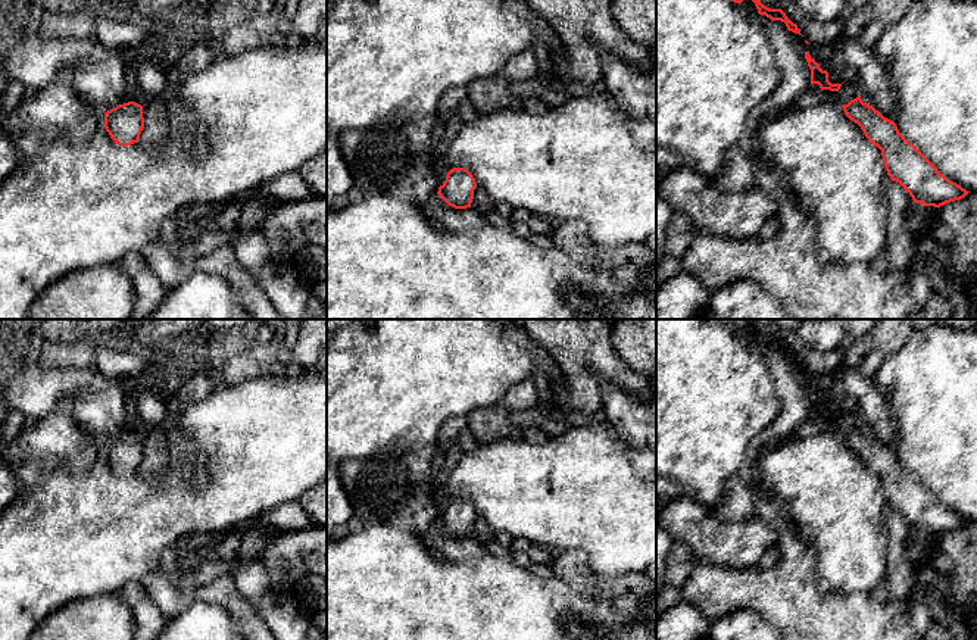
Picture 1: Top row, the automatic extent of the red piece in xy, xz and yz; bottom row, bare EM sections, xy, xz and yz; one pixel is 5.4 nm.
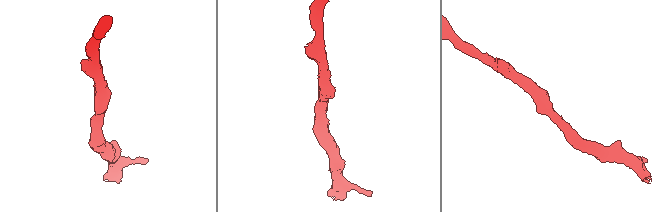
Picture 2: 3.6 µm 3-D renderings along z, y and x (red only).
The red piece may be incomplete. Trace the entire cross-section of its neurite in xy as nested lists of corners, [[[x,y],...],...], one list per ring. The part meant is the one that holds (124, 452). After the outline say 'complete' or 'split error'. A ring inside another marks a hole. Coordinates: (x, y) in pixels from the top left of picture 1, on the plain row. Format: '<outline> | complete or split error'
[[[128,431],[107,440],[104,443],[104,458],[119,475],[138,472],[144,458],[143,435]]] | complete

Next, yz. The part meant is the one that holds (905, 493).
[[[861,425],[842,435],[846,446],[858,453],[870,472],[881,480],[887,505],[898,511],[915,533],[940,537],[964,528],[970,521],[948,509],[937,497]]] | complete

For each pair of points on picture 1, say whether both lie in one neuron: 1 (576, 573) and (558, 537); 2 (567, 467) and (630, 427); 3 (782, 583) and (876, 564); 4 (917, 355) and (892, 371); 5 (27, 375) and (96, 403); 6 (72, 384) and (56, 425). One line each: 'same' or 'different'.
1: different
2: different
3: different
4: same
5: same
6: different

